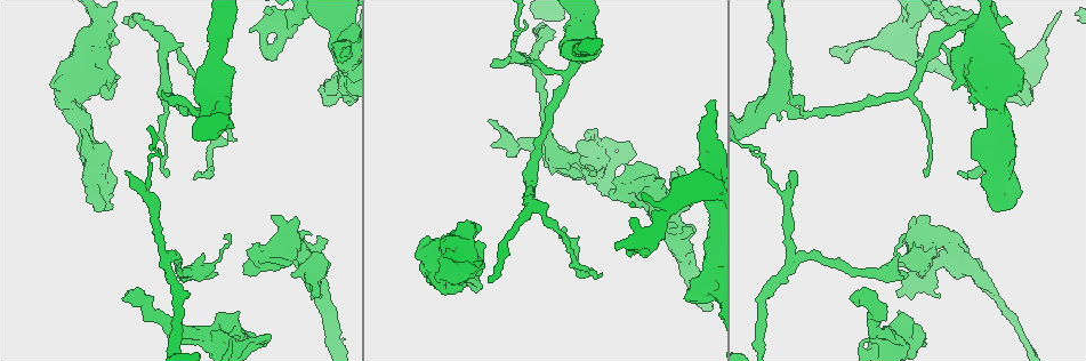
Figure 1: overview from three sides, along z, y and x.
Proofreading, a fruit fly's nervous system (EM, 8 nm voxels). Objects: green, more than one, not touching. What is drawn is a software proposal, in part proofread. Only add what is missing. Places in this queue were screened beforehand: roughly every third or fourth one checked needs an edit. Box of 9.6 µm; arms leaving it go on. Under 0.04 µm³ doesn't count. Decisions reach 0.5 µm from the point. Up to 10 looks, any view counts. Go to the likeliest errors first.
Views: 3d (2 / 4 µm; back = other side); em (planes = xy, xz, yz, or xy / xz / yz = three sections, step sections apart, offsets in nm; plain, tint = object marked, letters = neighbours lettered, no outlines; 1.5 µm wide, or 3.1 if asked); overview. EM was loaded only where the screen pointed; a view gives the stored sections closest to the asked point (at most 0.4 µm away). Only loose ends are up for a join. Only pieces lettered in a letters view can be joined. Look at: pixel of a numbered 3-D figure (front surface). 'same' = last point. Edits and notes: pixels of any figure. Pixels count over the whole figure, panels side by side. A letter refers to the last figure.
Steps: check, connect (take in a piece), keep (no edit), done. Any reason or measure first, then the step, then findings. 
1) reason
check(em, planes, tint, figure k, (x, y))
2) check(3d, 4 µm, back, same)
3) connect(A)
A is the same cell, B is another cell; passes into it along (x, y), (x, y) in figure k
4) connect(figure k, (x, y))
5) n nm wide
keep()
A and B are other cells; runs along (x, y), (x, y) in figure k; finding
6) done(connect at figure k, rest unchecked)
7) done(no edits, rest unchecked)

branch stops here
check(3d, 2 µm, figure 1, (107, 87))

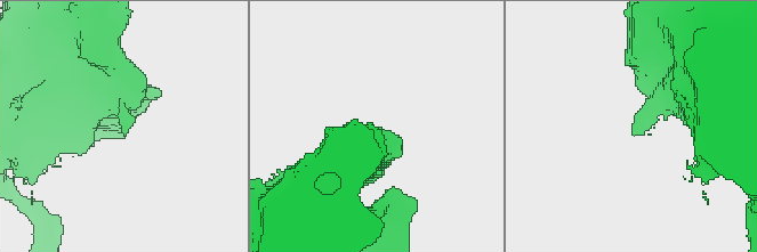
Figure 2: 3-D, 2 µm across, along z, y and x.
check(em, planes, letters, figure 2, (126, 133))

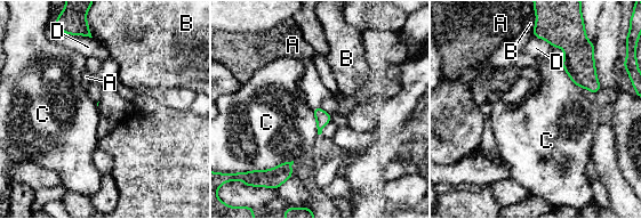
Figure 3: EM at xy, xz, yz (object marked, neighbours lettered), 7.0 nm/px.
keep()
A, B, C and D are other cells; border along (560, 64), (567, 75), (581, 88) in figure 3; none of them fits

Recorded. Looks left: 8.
free end
check(3d, 2 µm, figure 1, (615, 246))

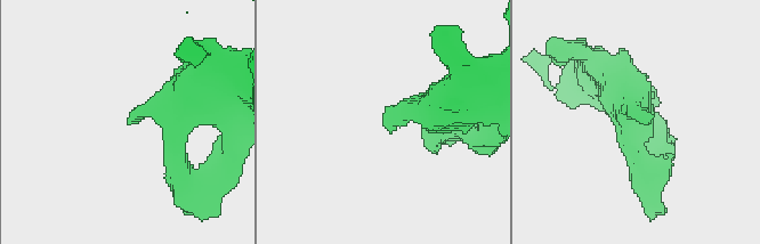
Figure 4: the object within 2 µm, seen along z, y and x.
check(em, yz, step 4, letters, figure 4, (641, 120))

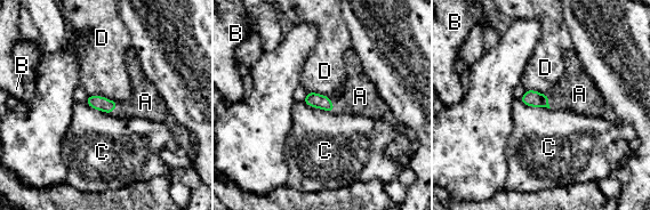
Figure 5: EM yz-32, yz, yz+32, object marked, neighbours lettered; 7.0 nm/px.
connect(A)
A is the same cell, B, C and D are other cells; it goes on there

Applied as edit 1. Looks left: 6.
check(overview)

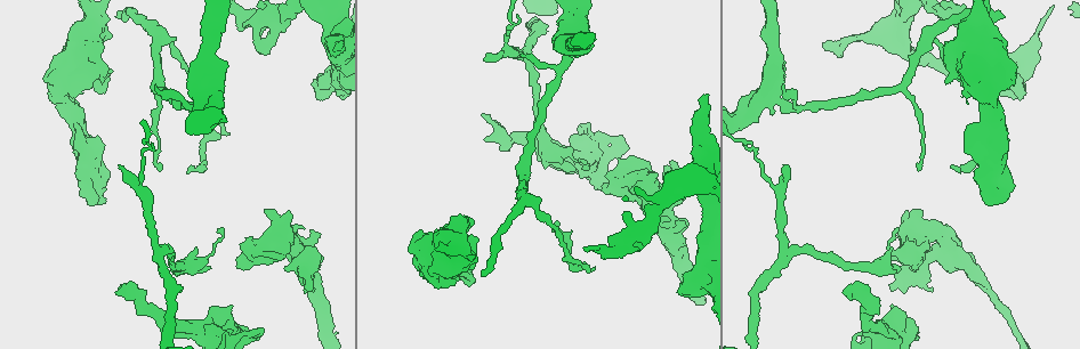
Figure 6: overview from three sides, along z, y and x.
thin end
check(em, xy, step 8, letters, figure 6, (196, 165))

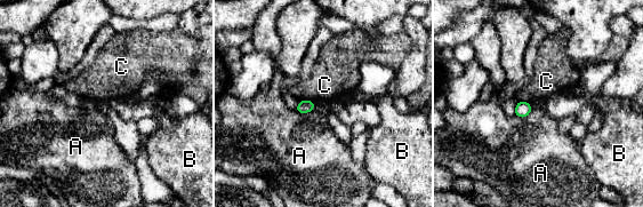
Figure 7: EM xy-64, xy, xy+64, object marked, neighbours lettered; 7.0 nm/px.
check(em, yz, step 4, letters, same)

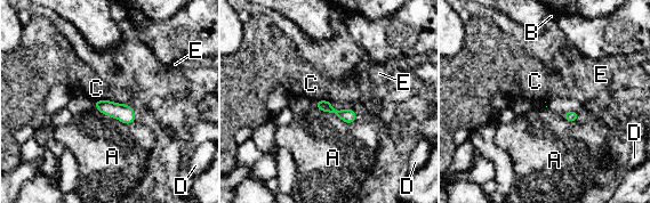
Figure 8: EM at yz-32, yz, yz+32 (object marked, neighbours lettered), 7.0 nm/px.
keep()
A, B, C, D and E are other cells; border along (314, 104), (346, 122), (355, 121) in figure 8; none of them fits

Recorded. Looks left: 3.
done(connect at figure 5, rest unchecked)

